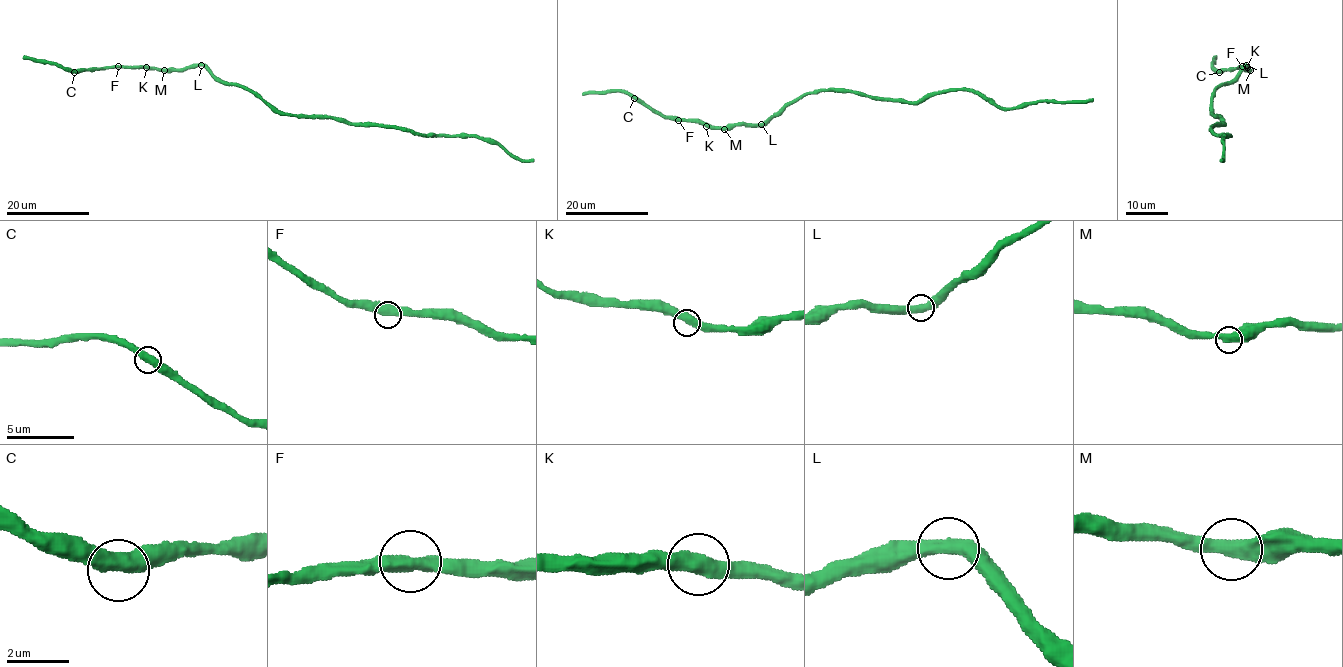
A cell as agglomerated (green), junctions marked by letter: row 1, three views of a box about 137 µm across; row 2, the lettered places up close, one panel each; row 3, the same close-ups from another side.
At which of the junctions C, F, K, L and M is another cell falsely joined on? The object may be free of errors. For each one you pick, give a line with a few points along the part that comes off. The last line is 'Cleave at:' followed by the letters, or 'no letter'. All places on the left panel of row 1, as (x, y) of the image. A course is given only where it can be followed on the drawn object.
Cleave at: no letter

